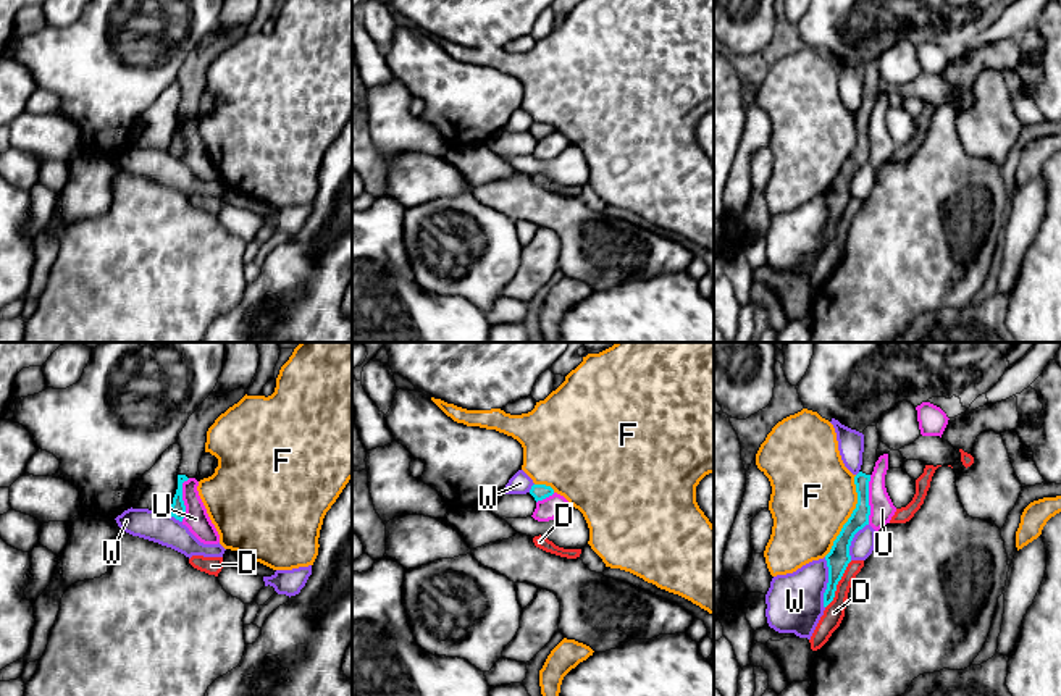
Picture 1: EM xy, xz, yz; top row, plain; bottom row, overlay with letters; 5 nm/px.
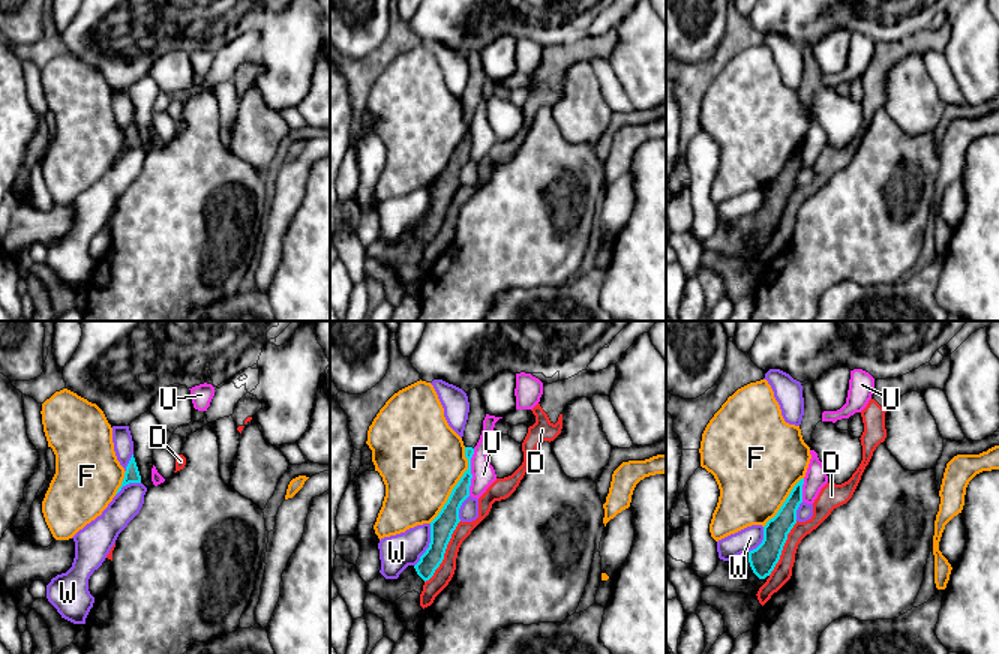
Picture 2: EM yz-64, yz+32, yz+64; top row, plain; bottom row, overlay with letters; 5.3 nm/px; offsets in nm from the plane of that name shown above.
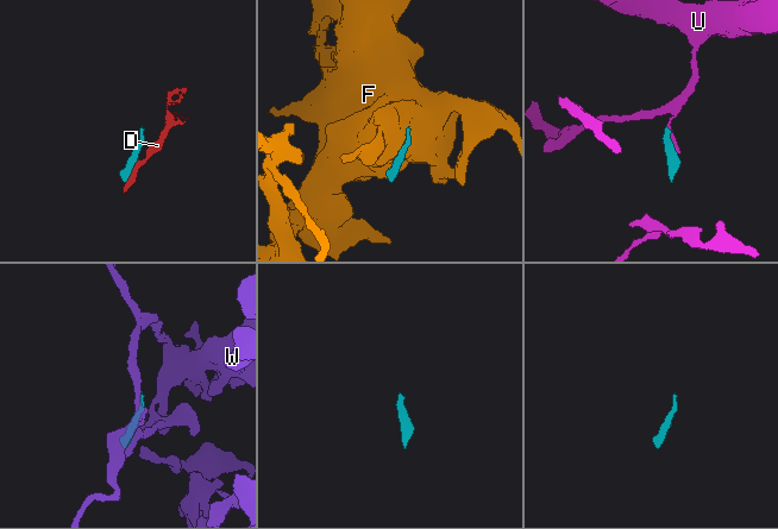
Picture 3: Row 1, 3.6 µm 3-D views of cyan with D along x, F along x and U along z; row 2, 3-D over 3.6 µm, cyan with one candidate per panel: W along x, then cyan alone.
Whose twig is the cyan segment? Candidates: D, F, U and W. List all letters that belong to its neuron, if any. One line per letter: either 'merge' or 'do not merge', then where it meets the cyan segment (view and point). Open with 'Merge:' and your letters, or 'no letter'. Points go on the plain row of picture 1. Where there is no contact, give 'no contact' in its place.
Merge: no letter
D: do not merge; contact yz (837, 222)
F: do not merge; contact yz (851, 154)
U: do not merge; contact yz (868, 138)
W: do not merge; contact yz (827, 222)

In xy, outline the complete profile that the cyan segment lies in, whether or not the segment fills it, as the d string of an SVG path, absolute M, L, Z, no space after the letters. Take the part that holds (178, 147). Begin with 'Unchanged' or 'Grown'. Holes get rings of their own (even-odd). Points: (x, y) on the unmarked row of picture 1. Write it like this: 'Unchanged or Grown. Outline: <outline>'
Grown. Outline: M239 26L228 32L210 31L210 34L189 55L186 65L179 71L178 82L181 84L182 97L178 110L178 128L173 136L170 153L182 160L186 144L182 139L182 121L189 116L197 118L199 100L205 90L207 69L215 58L229 45L237 42L245 34L245 27Z

